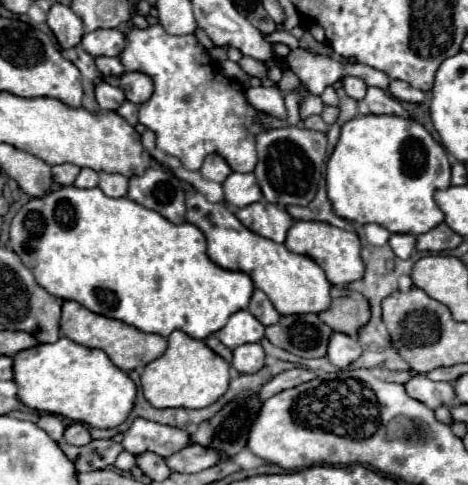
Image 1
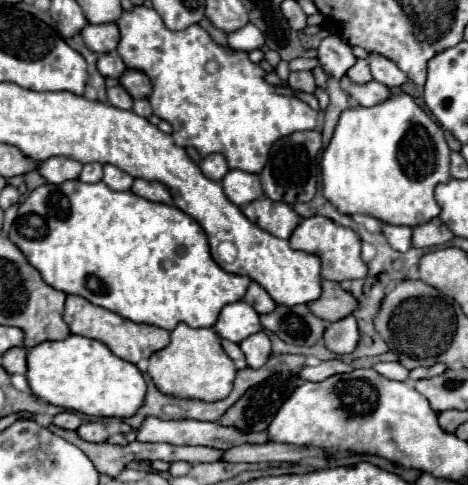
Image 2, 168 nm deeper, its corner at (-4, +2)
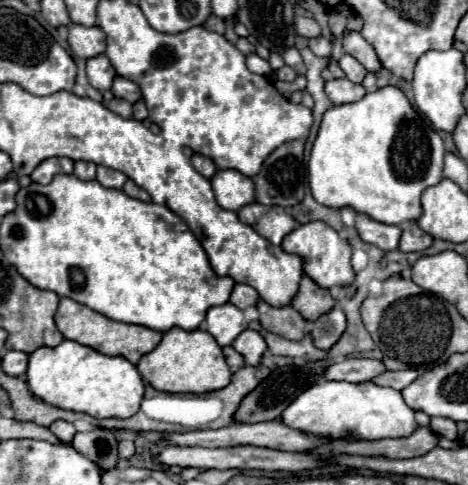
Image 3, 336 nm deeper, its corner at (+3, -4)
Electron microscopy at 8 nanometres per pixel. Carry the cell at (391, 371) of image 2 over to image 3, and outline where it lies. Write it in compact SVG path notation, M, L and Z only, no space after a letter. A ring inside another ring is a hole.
M346 358L338 364L324 368L324 380L346 380L346 382L368 382L382 374L386 368L380 360L370 358Z

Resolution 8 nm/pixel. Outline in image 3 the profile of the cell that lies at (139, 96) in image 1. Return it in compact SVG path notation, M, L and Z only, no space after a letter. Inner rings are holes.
M116 76L116 78L114 78L112 92L114 92L116 98L124 98L124 100L128 100L130 104L134 104L134 102L138 102L138 100L142 98L140 88L136 86L136 82L132 82L132 80L128 80L128 78L122 78L122 76Z

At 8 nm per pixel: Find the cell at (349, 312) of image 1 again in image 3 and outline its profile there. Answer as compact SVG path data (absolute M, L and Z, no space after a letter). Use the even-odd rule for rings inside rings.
M302 276L300 290L292 300L292 308L298 310L304 320L312 322L312 320L320 318L322 314L332 310L334 304L336 302L334 302L334 298L330 296L330 292L326 288L320 288L308 276Z

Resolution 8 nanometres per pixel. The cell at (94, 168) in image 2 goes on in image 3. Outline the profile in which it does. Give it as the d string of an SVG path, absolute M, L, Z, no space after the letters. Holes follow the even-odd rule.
M76 162L74 164L74 176L80 180L94 180L96 178L96 164L94 162Z

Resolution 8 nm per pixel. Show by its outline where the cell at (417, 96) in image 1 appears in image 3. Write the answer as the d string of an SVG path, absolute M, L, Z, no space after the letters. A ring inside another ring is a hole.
M350 32L346 36L342 36L342 48L346 54L354 56L370 74L378 74L382 64L374 52L374 48L358 34L358 32Z

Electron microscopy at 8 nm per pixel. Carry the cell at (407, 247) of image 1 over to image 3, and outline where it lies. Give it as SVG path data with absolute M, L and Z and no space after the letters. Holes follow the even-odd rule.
M366 214L356 216L356 230L364 242L374 244L384 252L396 250L398 242L400 242L400 234L402 234L402 230L398 226L380 224L380 222L368 218Z

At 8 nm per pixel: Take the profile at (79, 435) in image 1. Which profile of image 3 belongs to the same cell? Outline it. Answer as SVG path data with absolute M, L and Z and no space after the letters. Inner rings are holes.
M96 428L84 434L78 432L72 440L72 446L92 462L100 464L102 468L114 468L118 462L118 442L110 430Z

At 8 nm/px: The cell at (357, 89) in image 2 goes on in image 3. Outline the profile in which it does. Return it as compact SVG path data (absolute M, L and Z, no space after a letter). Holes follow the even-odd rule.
M338 78L326 82L326 94L334 104L350 104L364 98L366 90L362 84L354 84L348 78Z

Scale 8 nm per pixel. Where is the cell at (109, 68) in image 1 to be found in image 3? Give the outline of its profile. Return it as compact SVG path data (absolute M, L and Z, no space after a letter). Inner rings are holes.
M100 54L96 58L90 58L86 62L86 72L88 72L88 80L90 84L104 92L104 90L110 90L112 88L112 82L114 82L114 76L116 76L116 70L114 66L110 64L108 56L106 54Z

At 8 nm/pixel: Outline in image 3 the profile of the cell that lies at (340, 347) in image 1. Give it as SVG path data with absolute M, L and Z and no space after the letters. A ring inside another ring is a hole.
M336 306L336 308L332 308L328 314L320 316L320 318L314 322L310 336L312 336L312 342L314 342L316 348L320 348L320 350L330 350L330 348L340 340L340 336L344 334L344 330L346 330L346 316L344 316L344 312Z

